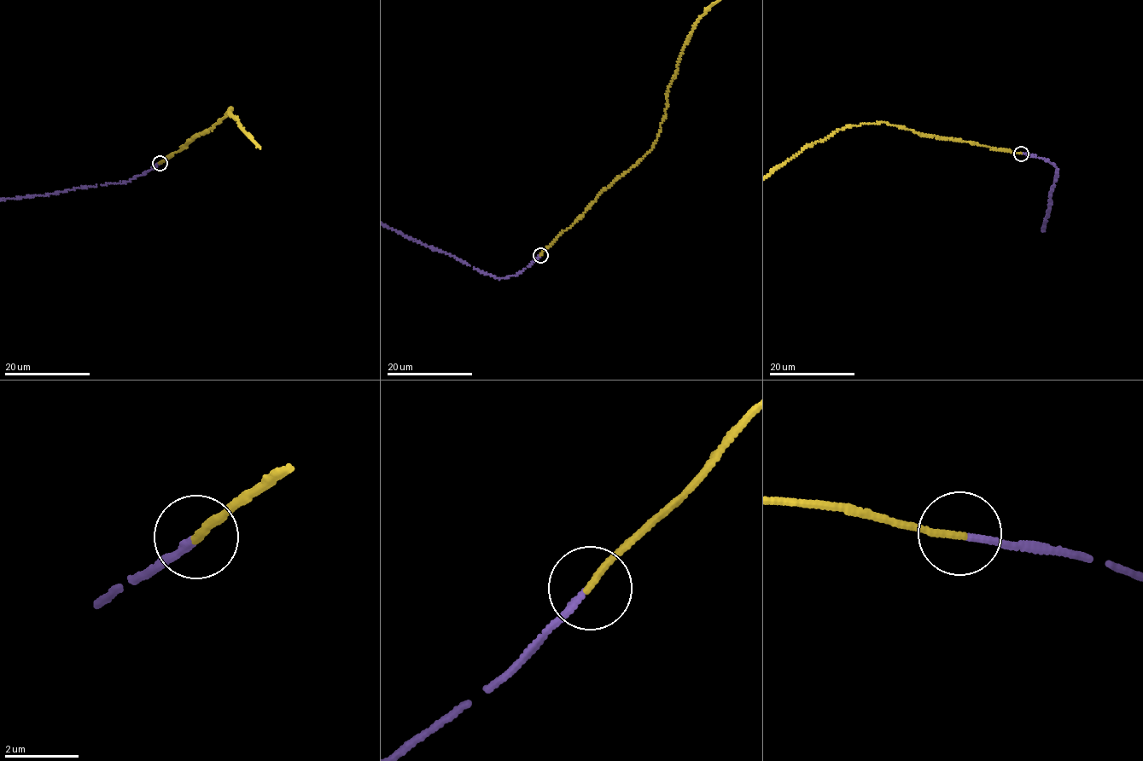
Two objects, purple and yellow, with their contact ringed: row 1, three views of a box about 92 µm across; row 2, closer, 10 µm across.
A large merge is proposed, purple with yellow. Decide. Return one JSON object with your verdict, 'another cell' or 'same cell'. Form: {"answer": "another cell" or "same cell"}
{"answer": "same cell"}

